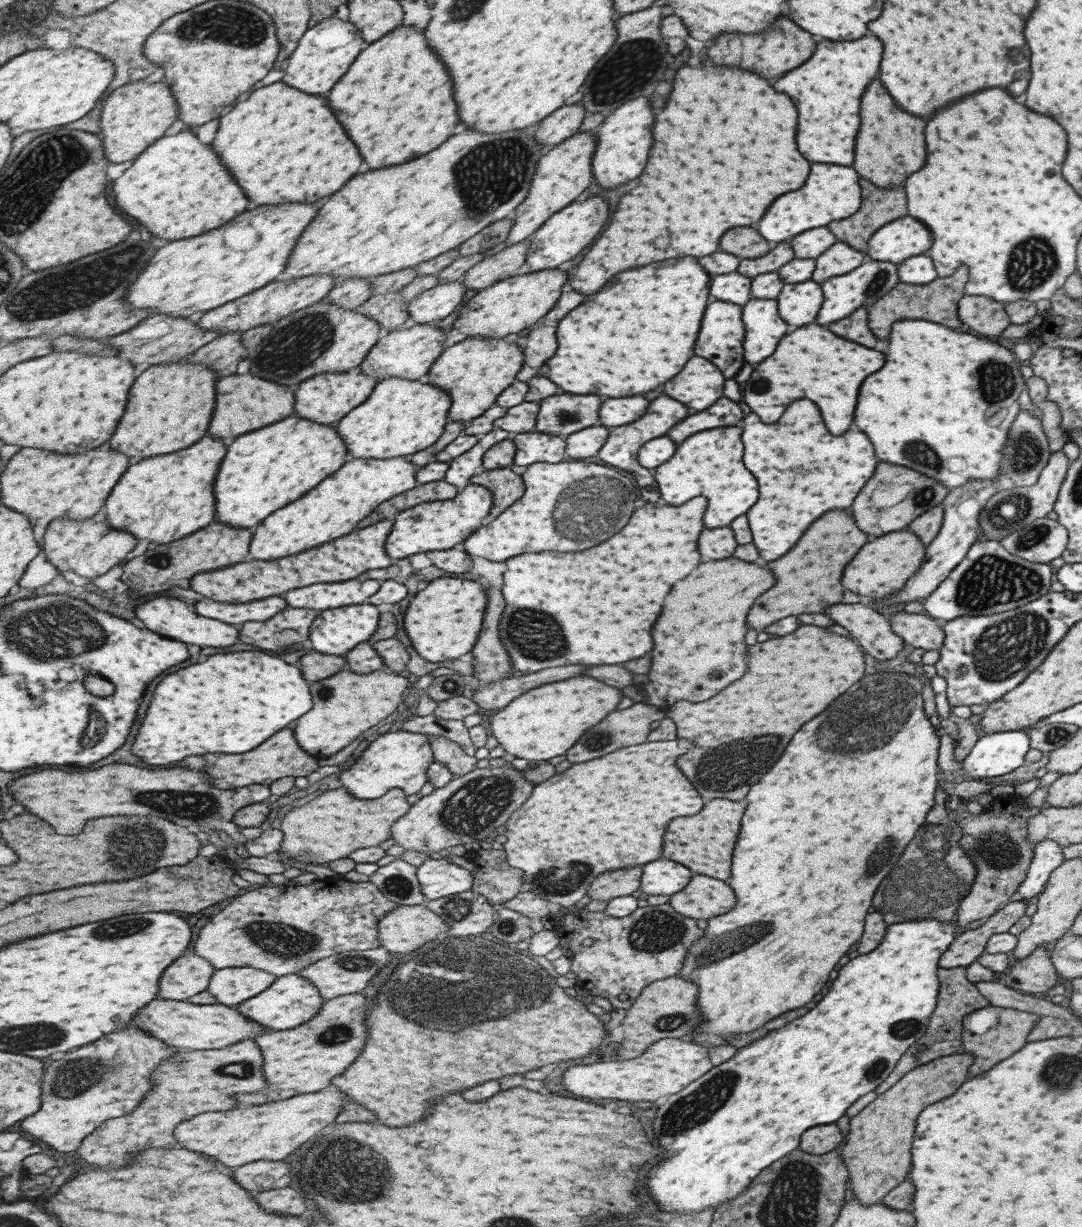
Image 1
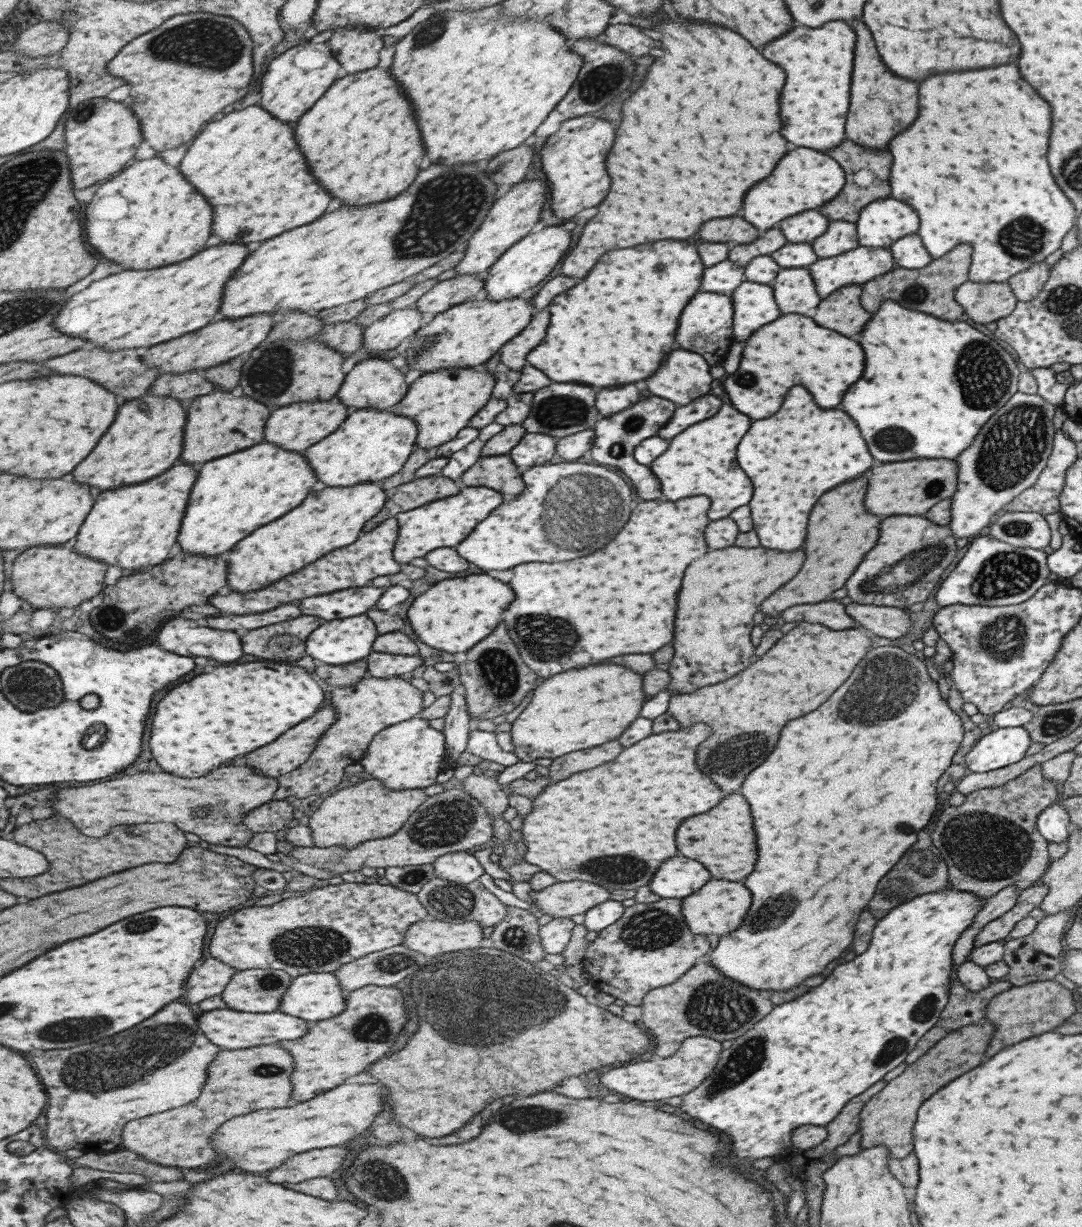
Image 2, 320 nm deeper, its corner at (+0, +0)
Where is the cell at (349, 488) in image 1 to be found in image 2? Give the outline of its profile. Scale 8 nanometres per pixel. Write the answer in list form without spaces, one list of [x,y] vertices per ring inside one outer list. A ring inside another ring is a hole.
[[[369,481],[355,486],[327,486],[313,490],[302,505],[285,517],[258,528],[234,549],[222,554],[230,564],[228,590],[261,590],[323,558],[325,554],[353,544],[364,532],[367,521],[382,512],[389,495],[381,488],[381,482]]]

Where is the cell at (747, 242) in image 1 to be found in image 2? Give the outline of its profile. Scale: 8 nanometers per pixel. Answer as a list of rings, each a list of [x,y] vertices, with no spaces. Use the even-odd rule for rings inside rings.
[[[731,216],[731,218],[715,218],[711,222],[703,222],[697,234],[705,242],[735,242],[735,244],[749,244],[759,236],[759,230],[749,226],[745,220]]]

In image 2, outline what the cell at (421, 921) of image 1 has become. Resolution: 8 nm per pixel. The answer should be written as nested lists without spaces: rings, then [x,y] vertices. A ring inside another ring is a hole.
[[[426,918],[412,924],[401,945],[423,957],[481,947],[482,928],[474,920],[454,922],[450,919]]]

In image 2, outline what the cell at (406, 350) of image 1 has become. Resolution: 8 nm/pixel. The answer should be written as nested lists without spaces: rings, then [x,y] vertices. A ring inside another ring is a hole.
[[[370,357],[357,363],[347,374],[342,389],[338,392],[341,398],[352,411],[363,408],[376,408],[377,410],[389,410],[396,405],[408,389],[403,381],[404,374],[399,373],[389,360]]]

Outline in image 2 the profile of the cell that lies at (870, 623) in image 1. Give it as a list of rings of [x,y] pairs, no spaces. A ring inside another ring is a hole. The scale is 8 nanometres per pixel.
[[[817,602],[817,604],[799,604],[791,606],[781,614],[785,622],[811,622],[811,624],[823,624],[831,630],[845,630],[853,628],[853,620],[843,612],[843,606],[837,602]]]

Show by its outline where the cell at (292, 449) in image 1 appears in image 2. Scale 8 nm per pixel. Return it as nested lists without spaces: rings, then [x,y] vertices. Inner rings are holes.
[[[266,441],[252,448],[217,458],[199,467],[191,502],[182,520],[181,551],[219,556],[234,549],[255,530],[285,517],[319,488],[309,458]]]

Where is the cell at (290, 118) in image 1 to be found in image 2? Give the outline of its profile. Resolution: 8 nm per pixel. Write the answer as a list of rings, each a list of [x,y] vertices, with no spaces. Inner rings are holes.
[[[254,104],[248,106],[245,110],[237,110],[229,113],[221,120],[212,120],[205,128],[201,130],[201,133],[193,141],[193,146],[188,148],[184,158],[181,160],[180,167],[182,173],[186,175],[186,178],[190,182],[193,182],[195,186],[199,186],[199,190],[203,190],[203,194],[207,194],[209,202],[215,206],[215,236],[221,236],[221,243],[227,242],[259,242],[267,241],[283,234],[283,232],[289,232],[293,228],[299,228],[299,226],[305,226],[305,224],[311,224],[315,222],[317,218],[321,218],[325,214],[325,210],[329,208],[331,204],[331,194],[315,180],[315,176],[311,176],[309,172],[309,164],[305,160],[305,154],[301,152],[301,147],[298,146],[297,128],[291,128],[293,123],[283,122],[282,119],[275,118],[274,114],[271,114],[266,107],[260,104]]]

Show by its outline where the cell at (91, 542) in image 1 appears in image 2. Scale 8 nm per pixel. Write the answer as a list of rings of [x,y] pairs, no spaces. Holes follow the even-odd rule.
[[[45,545],[34,546],[22,551],[13,562],[12,590],[19,598],[26,602],[26,607],[44,609],[78,608],[85,600],[91,600],[101,595],[105,588],[105,576],[109,570],[109,564],[101,562],[97,558],[89,558],[81,551],[75,551],[63,547]]]

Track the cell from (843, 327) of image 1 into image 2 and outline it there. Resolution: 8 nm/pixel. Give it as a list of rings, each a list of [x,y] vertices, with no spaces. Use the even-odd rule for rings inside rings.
[[[845,285],[820,299],[815,308],[813,320],[829,330],[835,330],[843,336],[857,334],[863,324],[869,320],[869,314],[861,308],[860,285]]]

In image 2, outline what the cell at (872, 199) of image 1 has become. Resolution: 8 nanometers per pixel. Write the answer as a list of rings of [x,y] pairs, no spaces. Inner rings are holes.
[[[844,138],[837,146],[825,151],[843,169],[844,183],[842,189],[831,200],[824,202],[816,209],[828,222],[849,222],[855,224],[859,211],[870,202],[885,197],[890,197],[888,176],[890,171],[891,156],[887,150],[864,149],[854,142]],[[857,170],[867,170],[869,174],[863,178],[863,182],[854,182],[853,174]]]

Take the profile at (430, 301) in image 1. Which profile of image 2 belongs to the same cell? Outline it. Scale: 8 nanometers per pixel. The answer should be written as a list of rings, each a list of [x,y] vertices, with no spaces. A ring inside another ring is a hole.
[[[414,306],[392,310],[369,325],[364,332],[364,348],[373,354],[381,354],[399,346],[403,338],[411,336],[421,324],[421,313]]]

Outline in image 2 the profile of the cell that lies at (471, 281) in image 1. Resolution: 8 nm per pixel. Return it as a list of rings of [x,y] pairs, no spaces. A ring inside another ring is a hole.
[[[477,274],[455,275],[434,284],[412,306],[421,314],[439,314],[452,306],[465,302],[469,296],[475,296],[482,286],[483,281]]]

